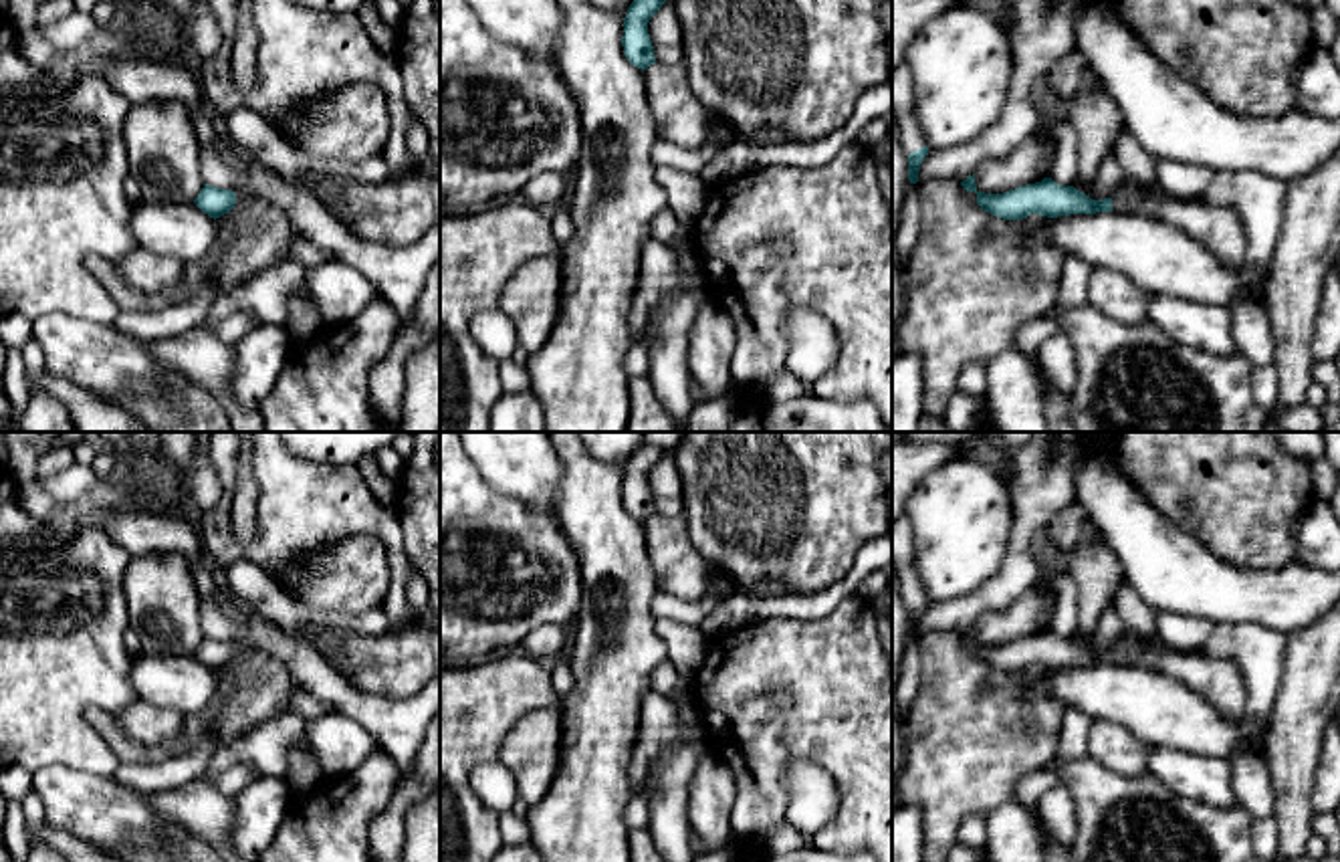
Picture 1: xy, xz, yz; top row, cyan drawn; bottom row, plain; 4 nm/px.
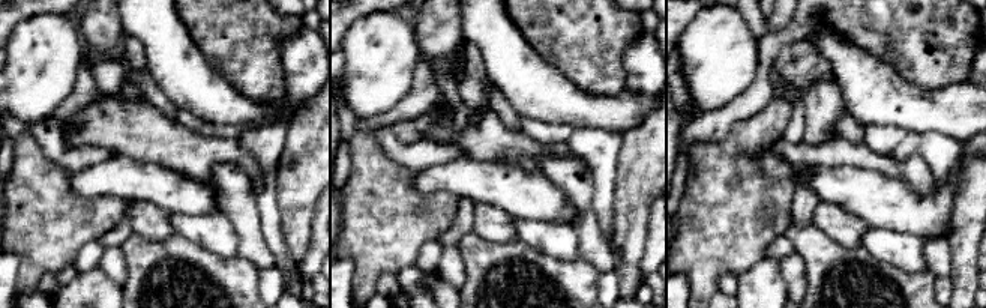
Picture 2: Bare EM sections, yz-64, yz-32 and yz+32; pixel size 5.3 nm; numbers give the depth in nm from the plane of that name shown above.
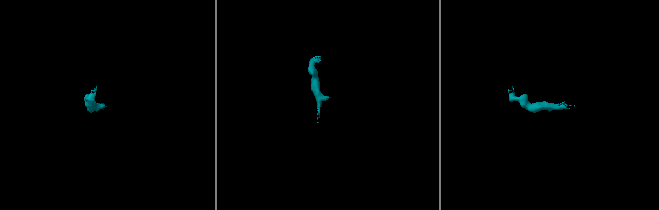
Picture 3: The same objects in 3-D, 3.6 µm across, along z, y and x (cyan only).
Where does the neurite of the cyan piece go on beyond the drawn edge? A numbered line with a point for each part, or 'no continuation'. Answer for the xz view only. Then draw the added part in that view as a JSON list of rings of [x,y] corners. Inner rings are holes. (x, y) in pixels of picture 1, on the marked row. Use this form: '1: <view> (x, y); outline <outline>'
no continuation

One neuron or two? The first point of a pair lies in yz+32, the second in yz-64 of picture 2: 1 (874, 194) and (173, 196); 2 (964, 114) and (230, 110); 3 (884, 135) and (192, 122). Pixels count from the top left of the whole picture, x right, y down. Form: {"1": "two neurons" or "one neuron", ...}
{"1": "one neuron", "2": "one neuron", "3": "one neuron"}

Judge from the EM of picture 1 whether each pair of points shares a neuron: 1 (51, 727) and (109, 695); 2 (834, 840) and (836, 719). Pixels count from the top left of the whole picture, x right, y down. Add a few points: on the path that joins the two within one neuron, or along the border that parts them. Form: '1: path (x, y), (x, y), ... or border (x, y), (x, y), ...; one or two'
1: path (63, 713), (81, 695), (95, 695); one
2: path (852, 810), (852, 749); one

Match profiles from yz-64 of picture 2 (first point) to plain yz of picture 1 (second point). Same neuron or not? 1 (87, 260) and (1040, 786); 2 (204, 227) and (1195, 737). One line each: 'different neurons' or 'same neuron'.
1: same neuron
2: different neurons

